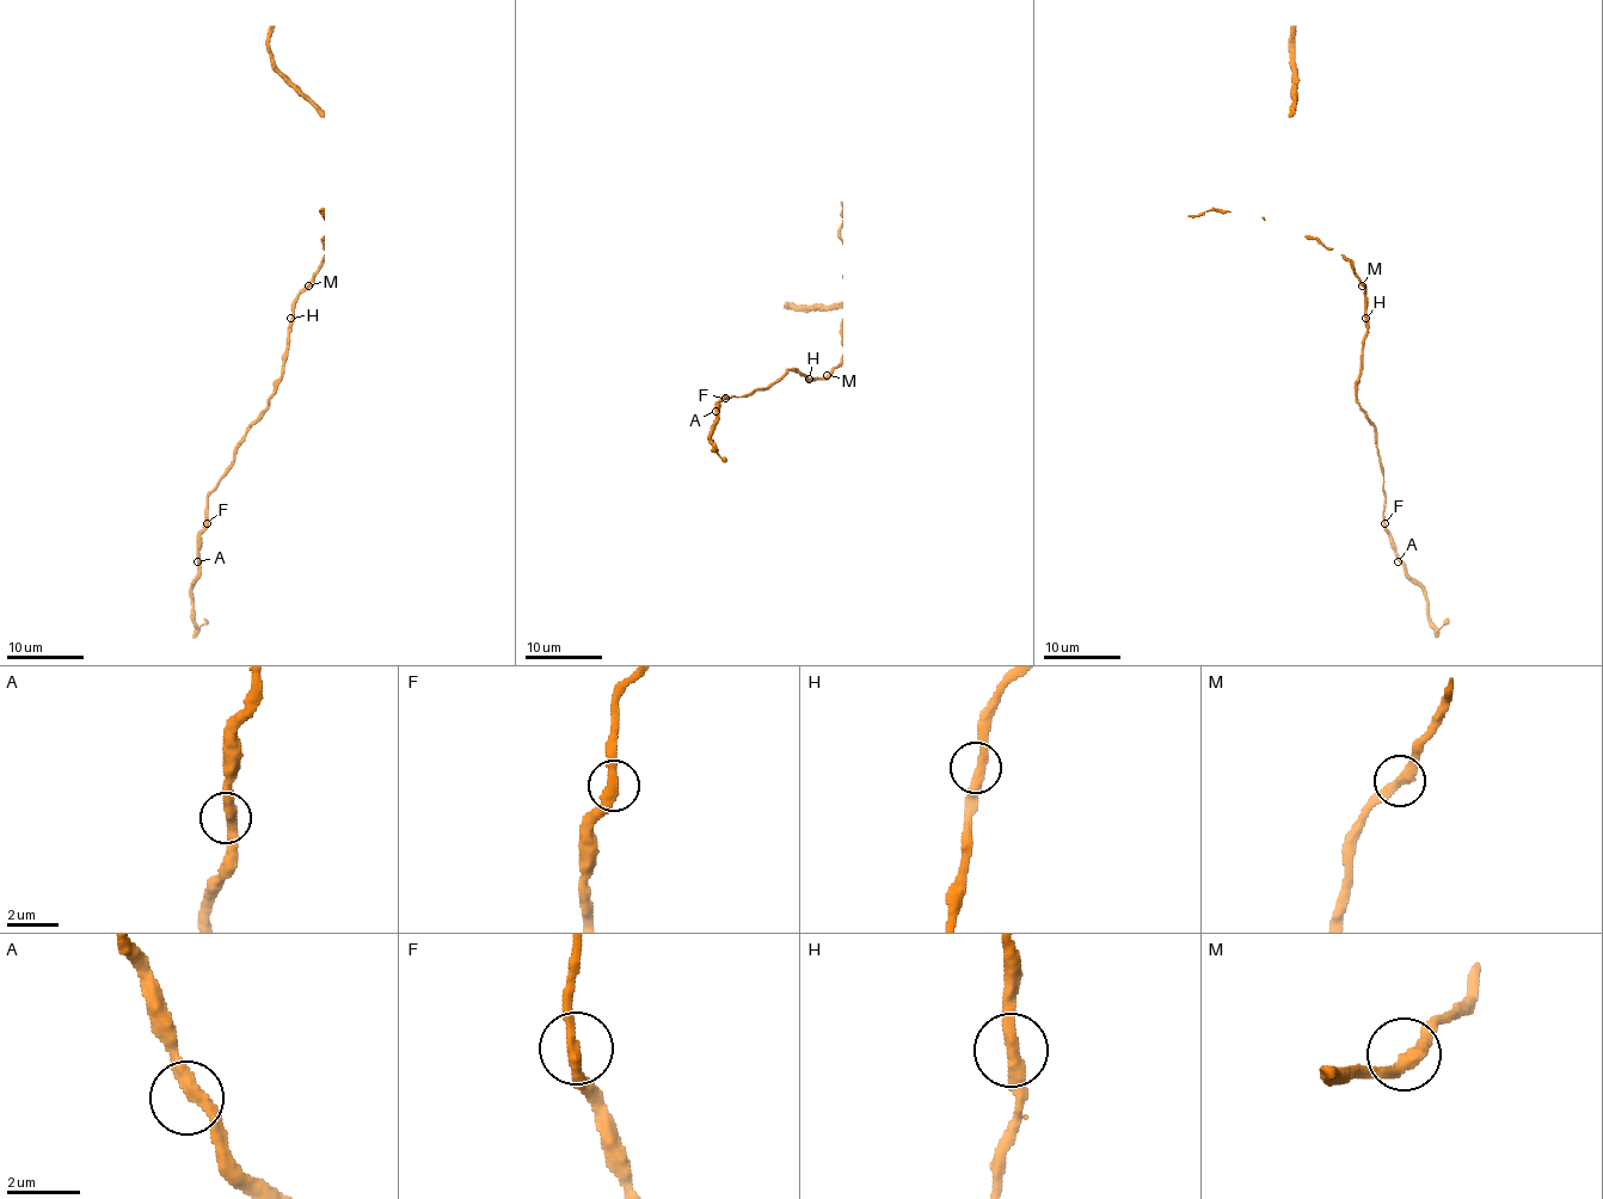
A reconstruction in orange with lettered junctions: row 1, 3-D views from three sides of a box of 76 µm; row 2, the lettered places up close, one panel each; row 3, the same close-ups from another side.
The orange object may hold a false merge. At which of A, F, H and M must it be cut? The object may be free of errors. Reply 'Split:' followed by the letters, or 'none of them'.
Split: none of them

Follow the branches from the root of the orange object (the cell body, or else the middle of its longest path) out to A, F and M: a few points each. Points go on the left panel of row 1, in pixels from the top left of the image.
A: (290, 321), (283, 375), (268, 410), (249, 429), (233, 466), (208, 496), (197, 561)
F: (290, 321), (281, 381), (268, 410), (239, 444), (233, 466), (208, 496), (207, 523)
M: (290, 321), (293, 301), (308, 286)

